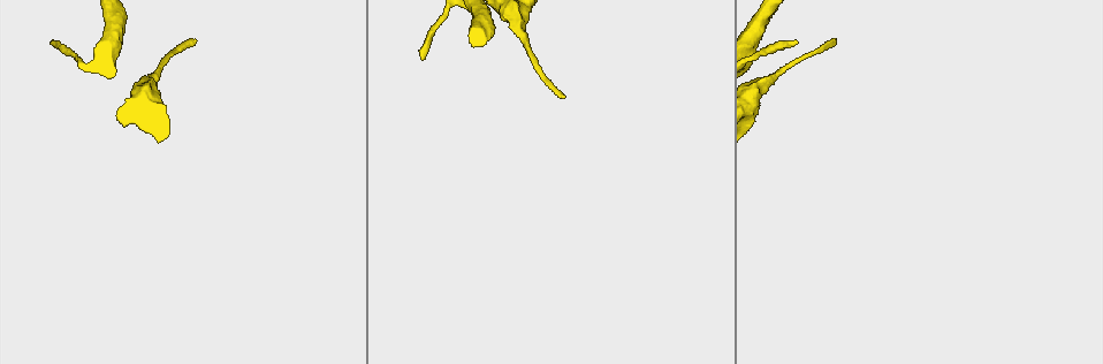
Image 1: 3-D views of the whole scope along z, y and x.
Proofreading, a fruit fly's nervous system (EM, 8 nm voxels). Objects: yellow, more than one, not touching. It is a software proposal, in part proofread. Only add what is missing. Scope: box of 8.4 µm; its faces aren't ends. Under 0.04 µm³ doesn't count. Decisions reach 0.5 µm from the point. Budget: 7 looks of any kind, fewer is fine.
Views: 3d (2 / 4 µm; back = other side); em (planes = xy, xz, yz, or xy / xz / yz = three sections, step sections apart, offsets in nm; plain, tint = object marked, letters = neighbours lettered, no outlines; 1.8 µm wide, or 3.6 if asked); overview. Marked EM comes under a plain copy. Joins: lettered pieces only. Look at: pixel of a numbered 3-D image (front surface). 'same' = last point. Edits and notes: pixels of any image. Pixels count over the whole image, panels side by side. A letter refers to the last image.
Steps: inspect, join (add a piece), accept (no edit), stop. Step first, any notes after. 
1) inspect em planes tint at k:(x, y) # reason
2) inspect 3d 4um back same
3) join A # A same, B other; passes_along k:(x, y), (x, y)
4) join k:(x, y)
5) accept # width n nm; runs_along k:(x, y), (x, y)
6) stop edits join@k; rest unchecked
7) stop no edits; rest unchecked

inspect em yz step 8 letters at 1:(52, 43) # branch stops here

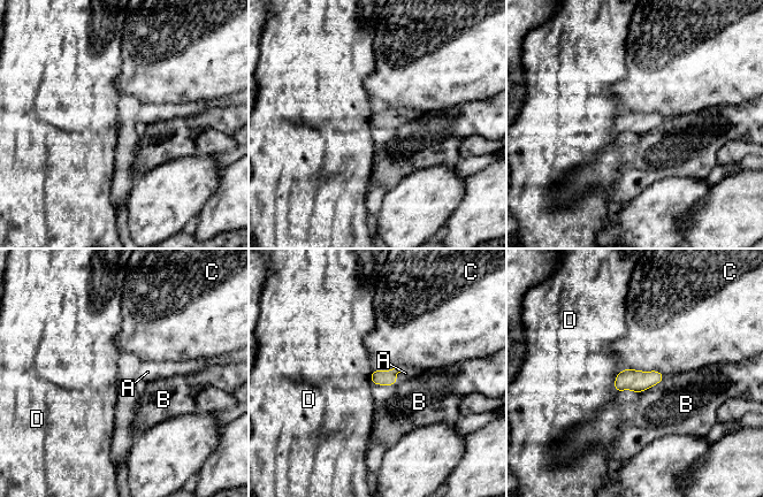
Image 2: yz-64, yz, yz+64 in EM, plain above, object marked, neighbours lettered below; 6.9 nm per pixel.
join A # A same, B other, C other, D other; passes_along 2:(383, 377), (395, 375), (405, 373); the cell continues

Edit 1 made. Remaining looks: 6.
inspect overview

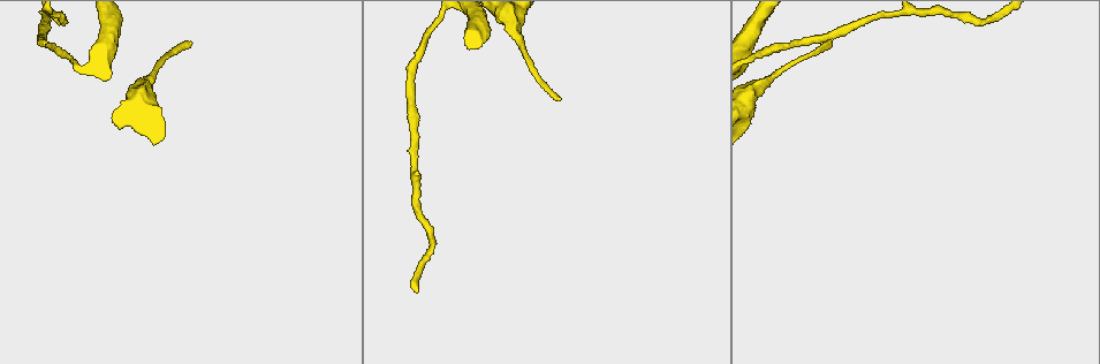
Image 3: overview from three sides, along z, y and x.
inspect 3d 4um at 3:(511, 24) # calibre changes

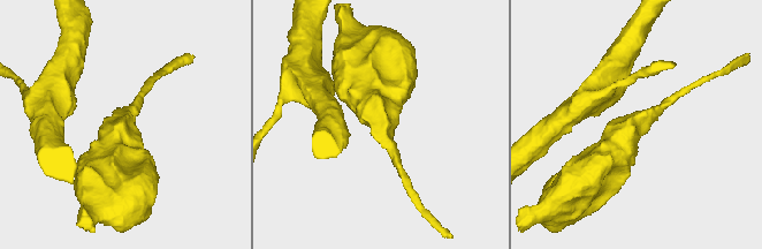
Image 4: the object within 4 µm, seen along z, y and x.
inspect em 3.6um yz step 8 tint at 4:(384, 122)

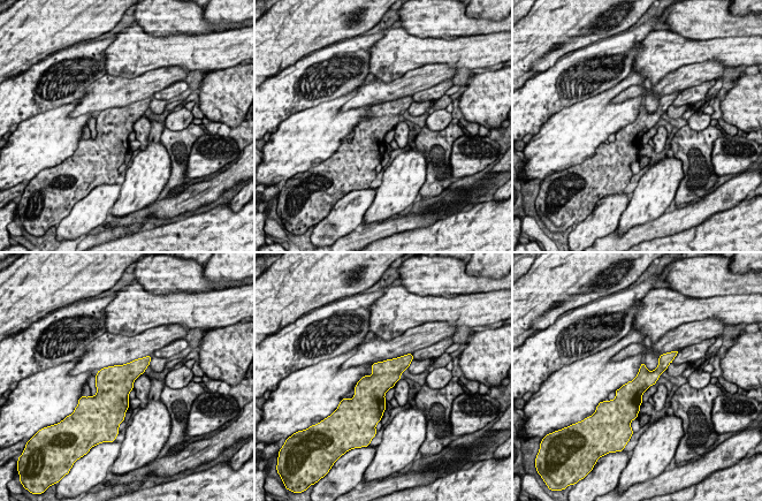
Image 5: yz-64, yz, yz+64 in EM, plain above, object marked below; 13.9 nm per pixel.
inspect em 3.6um yz step 8 letters same # what lies round it

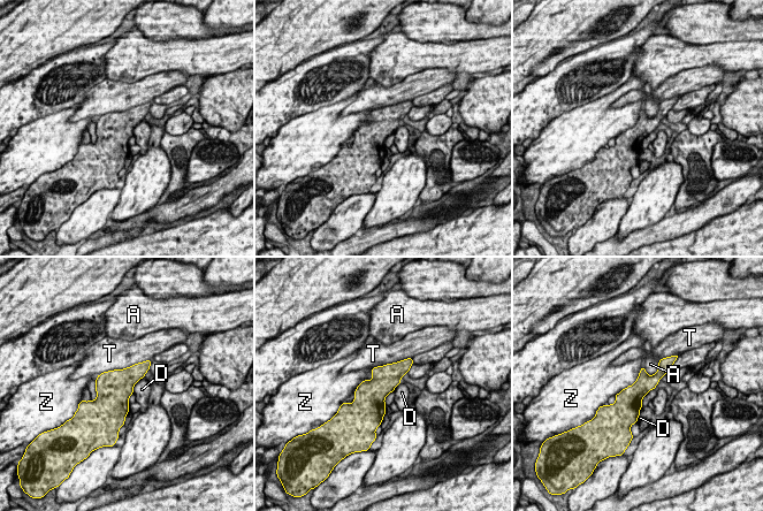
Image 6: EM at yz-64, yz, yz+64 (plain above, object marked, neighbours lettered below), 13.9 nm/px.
accept # width 260 nm; A other, D other, T other, Z other; border 6:(642, 366), (636, 380), (615, 396); none of them fits

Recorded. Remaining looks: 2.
stop edits join@2; rest unchecked

